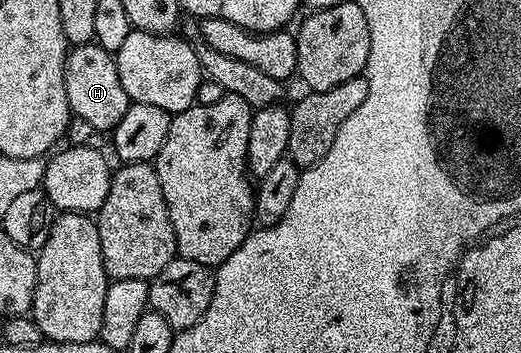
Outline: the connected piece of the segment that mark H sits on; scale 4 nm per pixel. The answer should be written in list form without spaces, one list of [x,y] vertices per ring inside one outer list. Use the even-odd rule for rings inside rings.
[[[95,41],[69,50],[64,80],[68,108],[72,110],[75,118],[90,121],[94,129],[110,133],[118,125],[118,121],[126,117],[130,100],[126,89],[122,89],[122,77],[118,77],[116,56],[113,52],[99,47]]]

